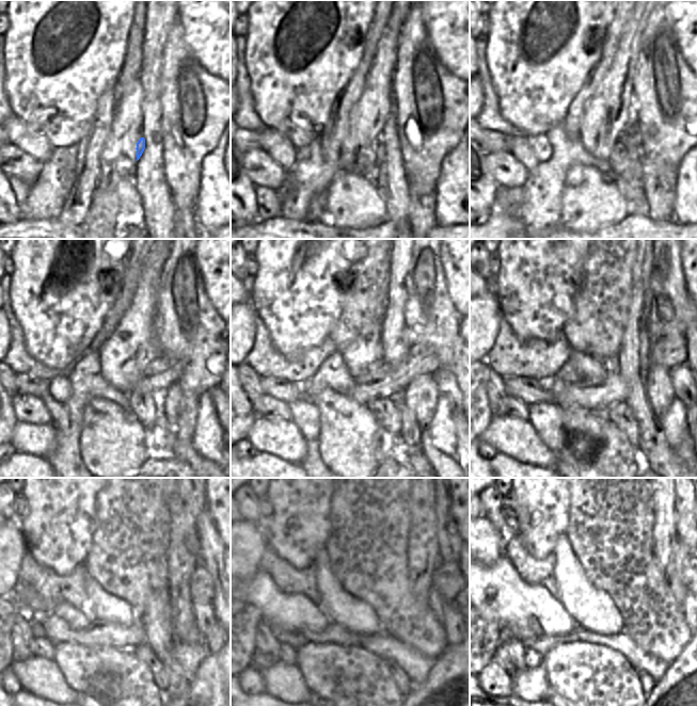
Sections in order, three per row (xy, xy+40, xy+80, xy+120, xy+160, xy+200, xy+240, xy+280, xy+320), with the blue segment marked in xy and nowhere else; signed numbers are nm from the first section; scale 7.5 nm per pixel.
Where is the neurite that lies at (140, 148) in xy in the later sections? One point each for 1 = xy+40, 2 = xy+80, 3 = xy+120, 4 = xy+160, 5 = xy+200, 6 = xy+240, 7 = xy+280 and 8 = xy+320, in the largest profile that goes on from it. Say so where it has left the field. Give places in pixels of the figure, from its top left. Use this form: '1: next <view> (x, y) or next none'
1: next xy+40 (380, 147)
2: next xy+80 (621, 161)
3: next xy+120 (144, 405)
4: next xy+160 (384, 410)
5: next xy+200 (620, 414)
6: next xy+240 (144, 652)
7: next xy+280 (404, 683)
8: next xy+320 (647, 683)

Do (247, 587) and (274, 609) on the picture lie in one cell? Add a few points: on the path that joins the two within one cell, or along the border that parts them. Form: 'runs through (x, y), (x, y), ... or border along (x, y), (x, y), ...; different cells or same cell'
runs through (253, 591), (256, 591), (268, 603); same cell

